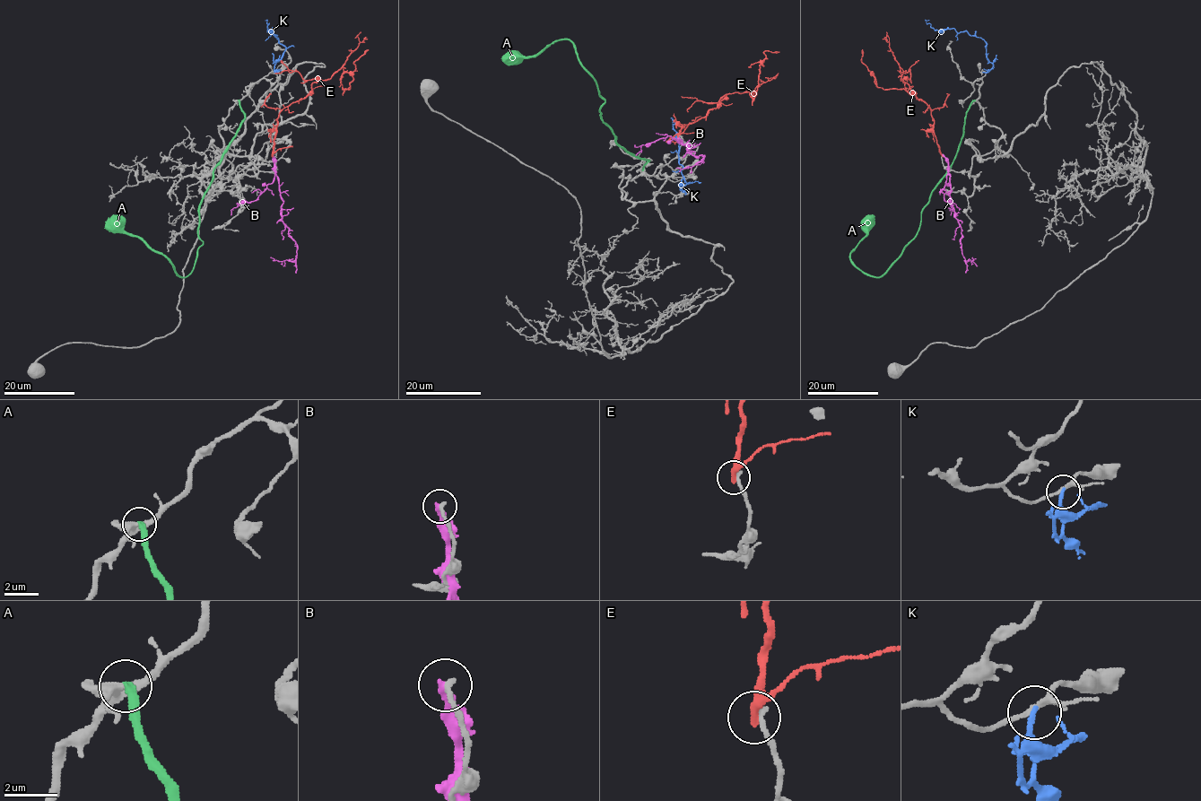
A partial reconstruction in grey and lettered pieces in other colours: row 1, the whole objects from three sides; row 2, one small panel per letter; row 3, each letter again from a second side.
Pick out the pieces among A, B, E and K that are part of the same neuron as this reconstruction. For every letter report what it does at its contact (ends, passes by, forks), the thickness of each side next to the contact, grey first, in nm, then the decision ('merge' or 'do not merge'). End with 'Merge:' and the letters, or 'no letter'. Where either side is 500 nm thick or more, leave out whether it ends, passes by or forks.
A: it ends | 280/320 nm | do not merge
B: it ends | 200/320 nm | do not merge
E: it ends | 220/320 nm | do not merge
K: it ends | 170/200 nm | do not merge
Merge: no letter

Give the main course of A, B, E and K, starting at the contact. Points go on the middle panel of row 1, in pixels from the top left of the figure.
A: (642, 169), (648, 161), (616, 142), (604, 122), (604, 100), (575, 45), (566, 39), (535, 56), (505, 57)
B: (678, 137), (683, 143), (690, 145), (688, 151), (696, 157), (704, 157), (692, 166), (675, 168)
E: (677, 136), (683, 126), (704, 117), (726, 95), (752, 91), (754, 97), (765, 51), (778, 52)
K: (682, 179), (681, 189), (691, 182), (686, 183), (682, 173), (678, 141), (672, 122)

